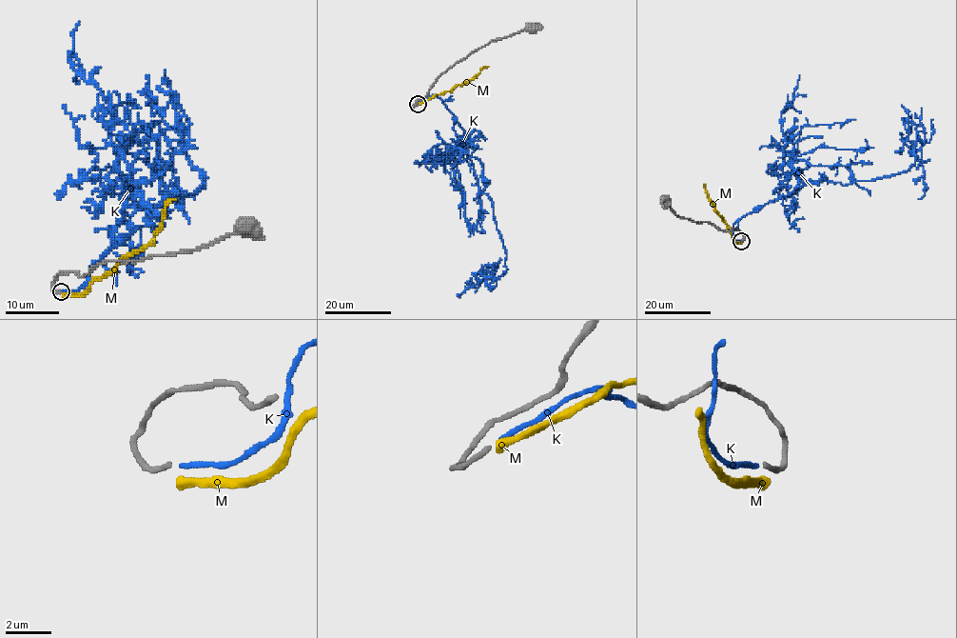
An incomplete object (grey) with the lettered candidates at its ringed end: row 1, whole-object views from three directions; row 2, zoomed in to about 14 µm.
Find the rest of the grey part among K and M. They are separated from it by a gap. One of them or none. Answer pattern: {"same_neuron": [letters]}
{"same_neuron": ["K"]}

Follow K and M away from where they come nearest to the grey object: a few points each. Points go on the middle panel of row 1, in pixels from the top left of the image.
K: (419, 103), (438, 96), (470, 139), (506, 258), (507, 270), (498, 278), (474, 285), (458, 296)
M: (419, 104), (467, 82), (488, 66)

